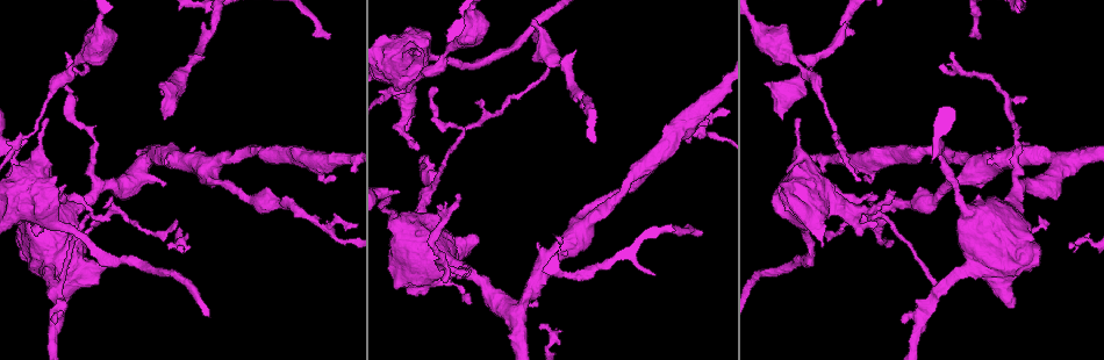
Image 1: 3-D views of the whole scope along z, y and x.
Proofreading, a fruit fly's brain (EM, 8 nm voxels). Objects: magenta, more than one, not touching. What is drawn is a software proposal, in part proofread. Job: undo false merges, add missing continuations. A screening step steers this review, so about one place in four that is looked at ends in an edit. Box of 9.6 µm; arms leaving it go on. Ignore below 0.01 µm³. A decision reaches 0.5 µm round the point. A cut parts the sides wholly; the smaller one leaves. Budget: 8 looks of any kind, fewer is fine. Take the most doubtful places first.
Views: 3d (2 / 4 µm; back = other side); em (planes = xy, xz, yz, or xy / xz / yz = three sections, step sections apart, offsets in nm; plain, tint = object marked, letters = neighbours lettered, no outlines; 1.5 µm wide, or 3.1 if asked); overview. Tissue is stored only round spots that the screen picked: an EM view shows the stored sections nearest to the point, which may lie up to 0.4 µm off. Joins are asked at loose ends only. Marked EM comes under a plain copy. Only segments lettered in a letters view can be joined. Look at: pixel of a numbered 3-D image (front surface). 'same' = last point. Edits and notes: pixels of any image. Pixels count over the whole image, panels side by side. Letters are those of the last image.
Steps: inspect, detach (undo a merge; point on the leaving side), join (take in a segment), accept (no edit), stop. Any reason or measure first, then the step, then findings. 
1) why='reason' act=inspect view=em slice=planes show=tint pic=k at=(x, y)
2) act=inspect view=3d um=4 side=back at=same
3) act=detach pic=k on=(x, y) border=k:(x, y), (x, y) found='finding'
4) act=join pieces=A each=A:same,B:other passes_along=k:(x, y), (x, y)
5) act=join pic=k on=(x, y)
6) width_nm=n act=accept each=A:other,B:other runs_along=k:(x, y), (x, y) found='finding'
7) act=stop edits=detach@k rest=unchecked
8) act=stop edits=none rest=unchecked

why='thin end' act=inspect view=em slice=yz step=4 show=tint pic=1 at=(541, 326)

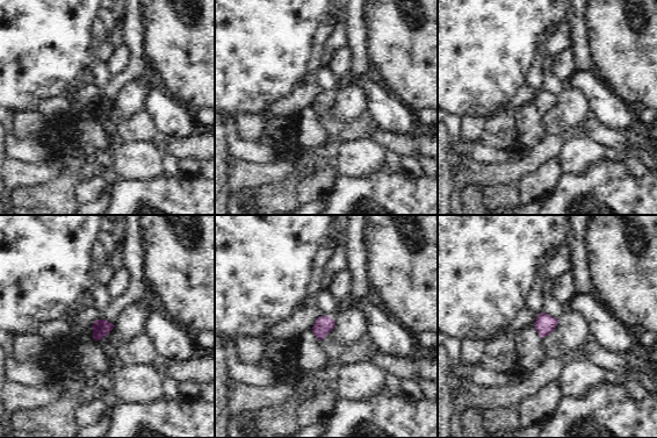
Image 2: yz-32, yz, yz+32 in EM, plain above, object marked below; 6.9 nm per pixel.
act=inspect view=em slice=planes show=letters at=same

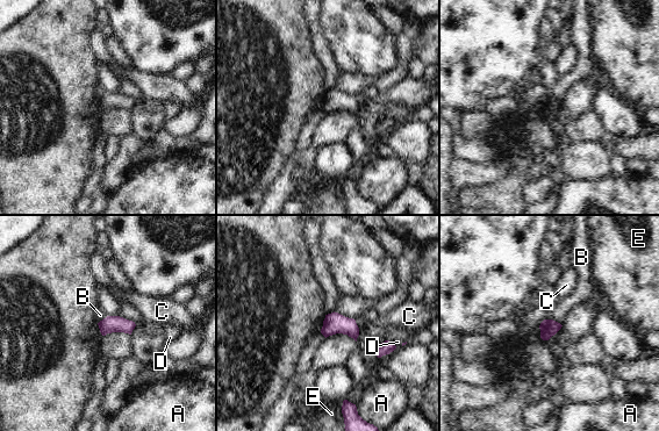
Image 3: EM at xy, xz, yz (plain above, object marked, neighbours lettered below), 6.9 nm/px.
width_nm=120 longest_contact=D:90nm act=accept each=A:other,B:other,C:other,D:other,E:other found='no lettered segment goes on from it'

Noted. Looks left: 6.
why='branch stops here' act=inspect view=em slice=planes show=letters pic=1 at=(445, 279)

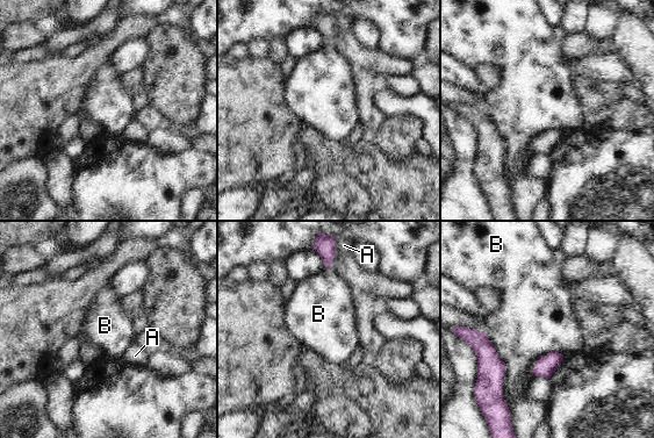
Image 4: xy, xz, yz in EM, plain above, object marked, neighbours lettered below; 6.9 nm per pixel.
width_nm=140 act=accept each=A:other,B:other border=4:(484, 332), (507, 367) found='no lettered segment goes on from it'

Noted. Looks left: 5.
act=inspect view=em slice=planes show=tint pic=1 at=(969, 271)

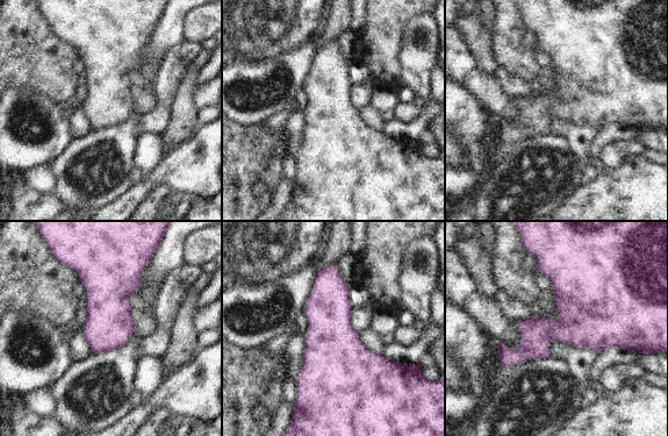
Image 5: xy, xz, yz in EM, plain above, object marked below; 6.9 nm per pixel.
why='see the neighbours' act=inspect view=em slice=planes show=letters at=same

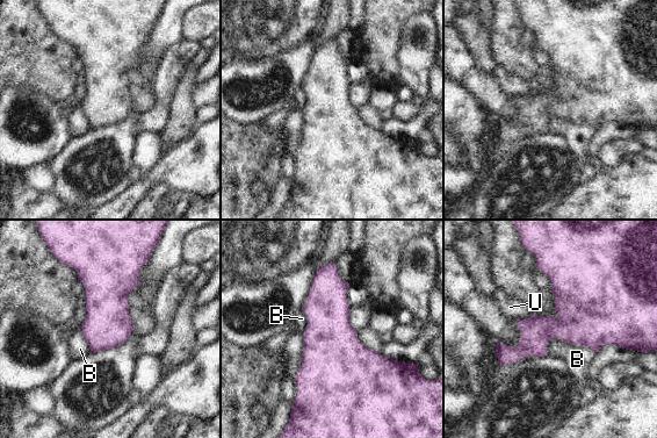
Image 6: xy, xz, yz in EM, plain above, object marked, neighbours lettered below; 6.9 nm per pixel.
act=accept each=B:other,U:other border=6:(546, 344), (560, 338), (596, 352) found='one cell here'

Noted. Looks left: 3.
act=stop edits=none rest=unchecked

